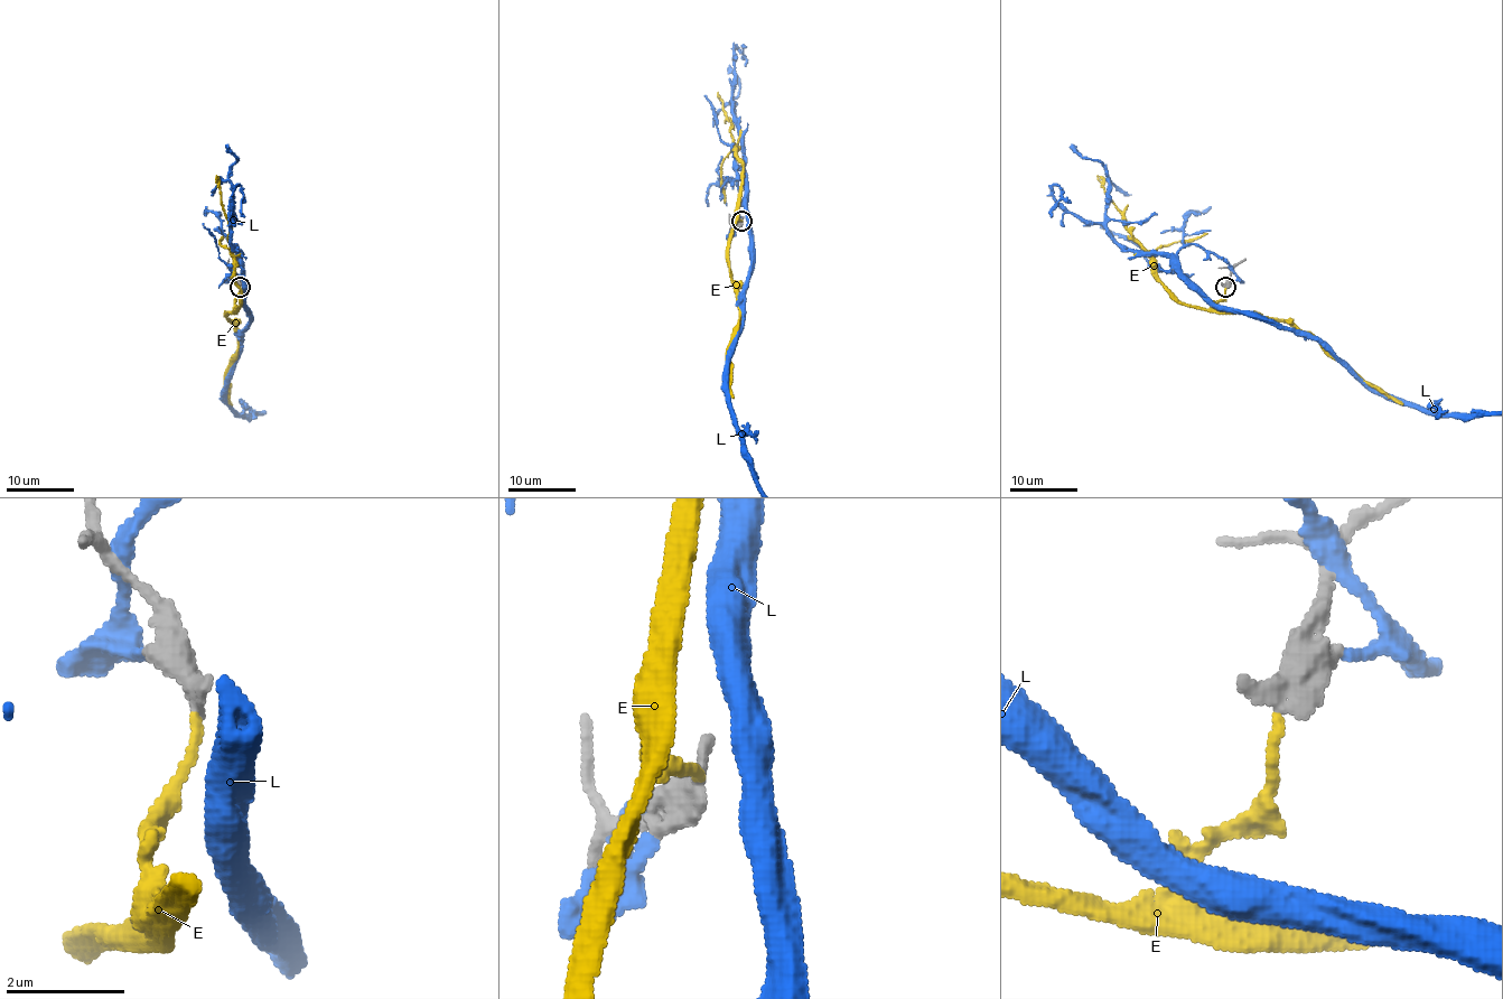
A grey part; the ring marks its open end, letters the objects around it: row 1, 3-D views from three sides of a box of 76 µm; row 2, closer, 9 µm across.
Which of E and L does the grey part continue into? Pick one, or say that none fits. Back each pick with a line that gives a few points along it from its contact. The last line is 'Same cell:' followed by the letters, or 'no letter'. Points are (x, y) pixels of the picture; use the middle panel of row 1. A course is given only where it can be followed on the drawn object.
E: course (741, 221), (737, 213), (728, 250), (740, 324), (730, 351), (730, 391), (734, 398)
Same cell: E

